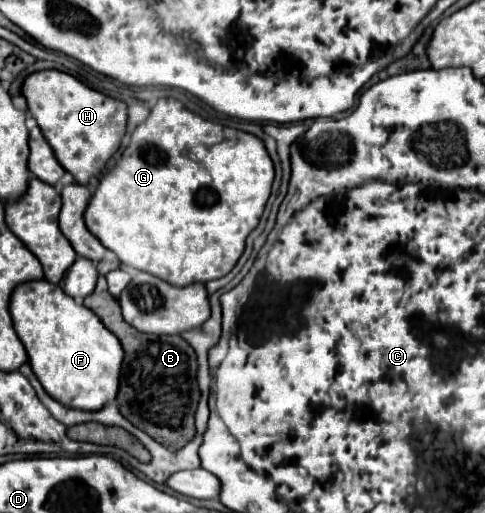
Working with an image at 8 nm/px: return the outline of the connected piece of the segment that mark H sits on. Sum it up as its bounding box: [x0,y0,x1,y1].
[22,71,126,185]

